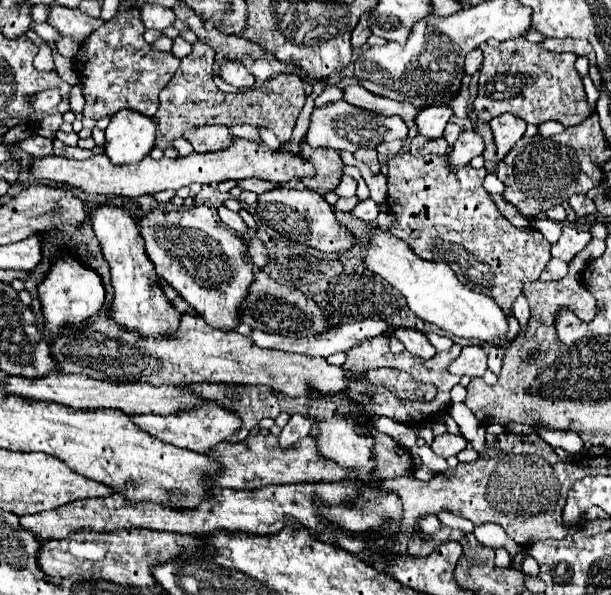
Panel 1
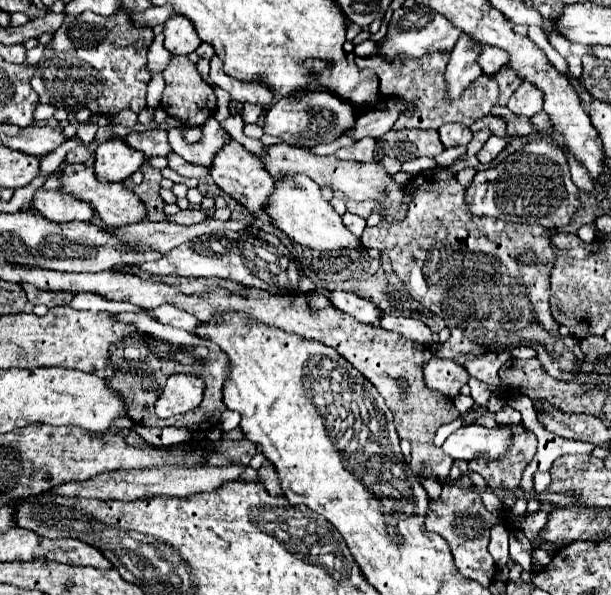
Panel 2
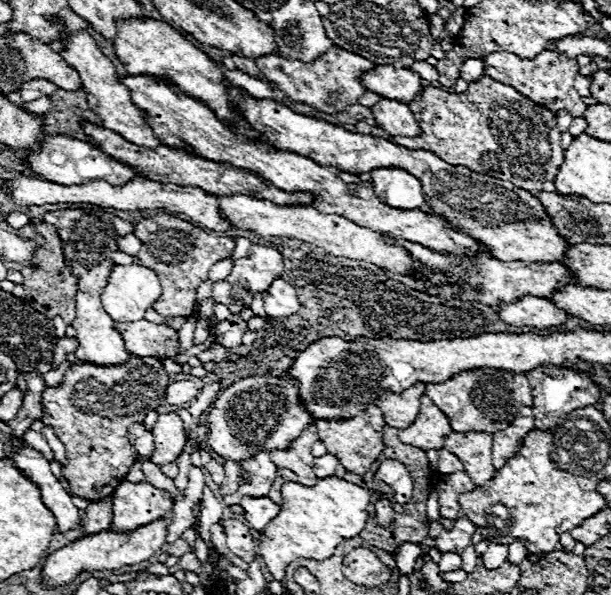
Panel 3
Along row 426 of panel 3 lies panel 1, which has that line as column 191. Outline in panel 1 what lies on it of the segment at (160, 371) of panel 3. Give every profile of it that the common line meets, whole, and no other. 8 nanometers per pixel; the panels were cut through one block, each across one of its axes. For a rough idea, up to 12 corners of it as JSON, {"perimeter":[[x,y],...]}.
{"perimeter":[[196,42],[154,114],[168,142],[186,128],[250,124],[292,135],[302,80],[220,92],[214,50]]}

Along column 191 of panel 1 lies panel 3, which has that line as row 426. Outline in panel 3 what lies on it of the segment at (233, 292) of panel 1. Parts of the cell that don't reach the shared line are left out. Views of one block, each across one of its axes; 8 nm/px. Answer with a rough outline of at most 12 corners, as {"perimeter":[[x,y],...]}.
{"perimeter":[[298,384],[218,392],[206,444],[224,460],[290,446],[312,422]]}

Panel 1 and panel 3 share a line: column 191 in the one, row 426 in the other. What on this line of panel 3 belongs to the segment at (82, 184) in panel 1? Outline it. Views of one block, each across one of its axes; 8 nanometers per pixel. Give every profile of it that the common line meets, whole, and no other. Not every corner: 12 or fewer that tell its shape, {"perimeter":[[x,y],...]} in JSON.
{"perimeter":[[176,412],[154,424],[154,464],[176,462],[186,444]]}

